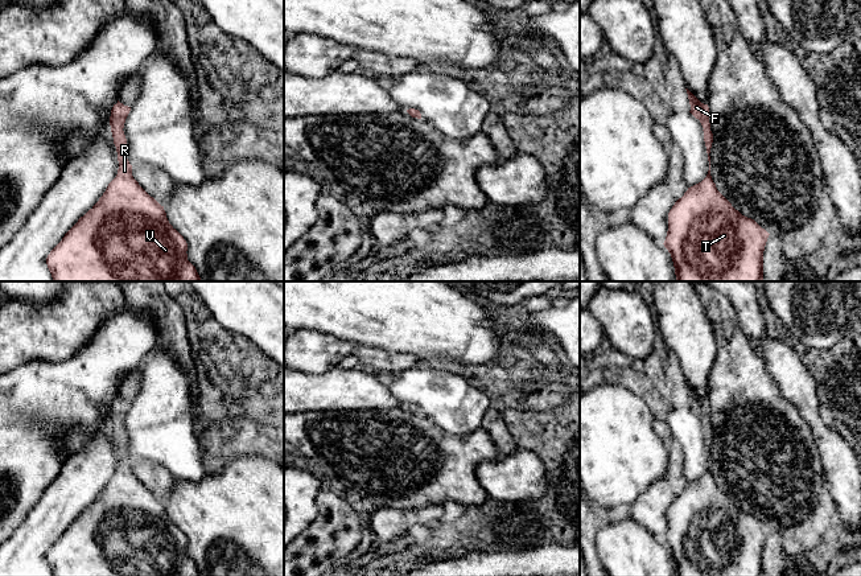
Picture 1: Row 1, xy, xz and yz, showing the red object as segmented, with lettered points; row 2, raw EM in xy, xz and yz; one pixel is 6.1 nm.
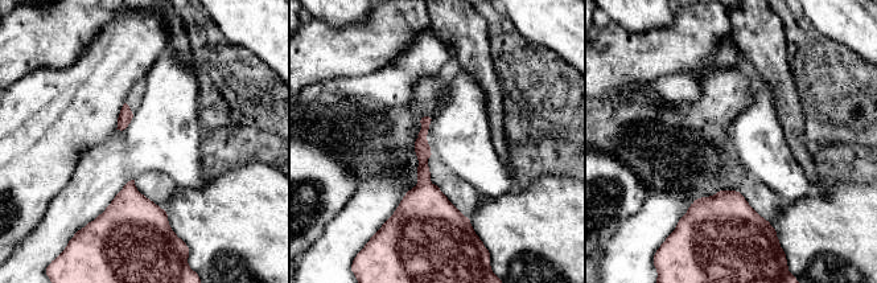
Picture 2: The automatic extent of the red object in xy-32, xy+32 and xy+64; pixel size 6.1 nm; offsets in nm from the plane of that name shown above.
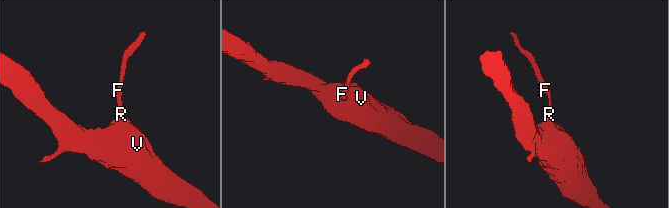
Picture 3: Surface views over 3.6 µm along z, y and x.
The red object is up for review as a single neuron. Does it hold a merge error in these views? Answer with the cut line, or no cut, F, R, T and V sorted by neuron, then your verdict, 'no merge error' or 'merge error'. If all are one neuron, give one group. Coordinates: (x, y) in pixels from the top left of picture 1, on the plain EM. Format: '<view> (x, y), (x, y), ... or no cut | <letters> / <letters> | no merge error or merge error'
no cut | F R T V | no merge error

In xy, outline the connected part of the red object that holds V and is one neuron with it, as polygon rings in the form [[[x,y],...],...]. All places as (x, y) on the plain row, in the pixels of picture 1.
[[[118,396],[111,406],[110,421],[118,448],[119,465],[99,497],[78,515],[46,554],[53,576],[201,576],[195,563],[188,556],[188,539],[169,519],[164,502],[151,493],[133,474],[127,454],[124,419],[131,403]]]

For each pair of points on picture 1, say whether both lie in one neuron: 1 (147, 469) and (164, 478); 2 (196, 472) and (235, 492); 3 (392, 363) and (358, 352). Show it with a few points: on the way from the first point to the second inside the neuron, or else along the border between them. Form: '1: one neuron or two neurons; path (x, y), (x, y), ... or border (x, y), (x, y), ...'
1: one neuron; path (151, 473), (160, 478)
2: two neurons; border (209, 472), (198, 480), (176, 480)
3: one neuron; path (384, 361), (366, 354)

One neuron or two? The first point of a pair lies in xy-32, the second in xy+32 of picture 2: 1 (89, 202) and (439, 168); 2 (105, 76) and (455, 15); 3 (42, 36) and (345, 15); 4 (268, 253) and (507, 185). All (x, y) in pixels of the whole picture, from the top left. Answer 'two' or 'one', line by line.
1: two
2: two
3: two
4: two

